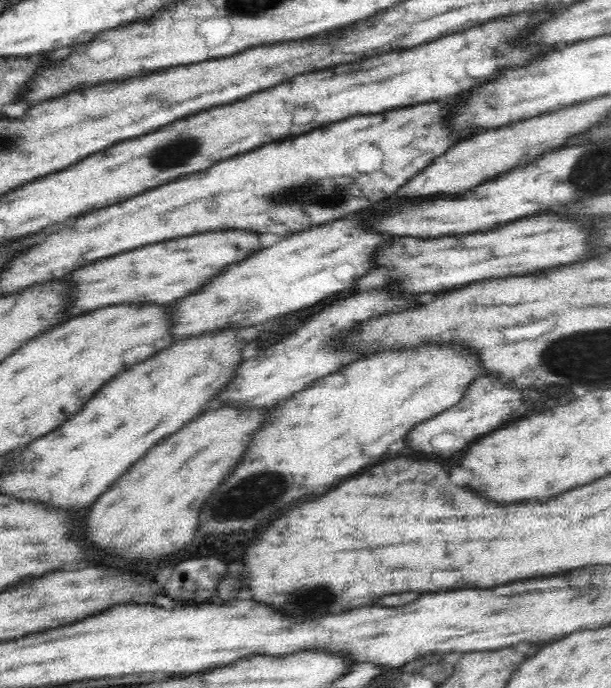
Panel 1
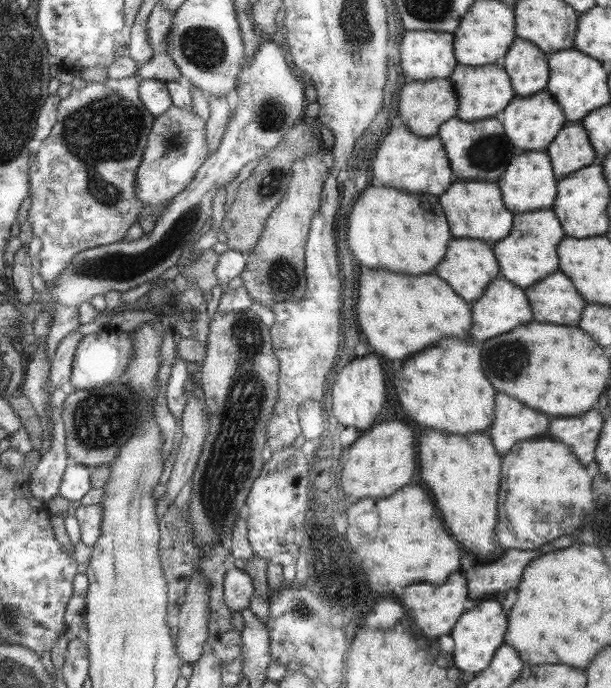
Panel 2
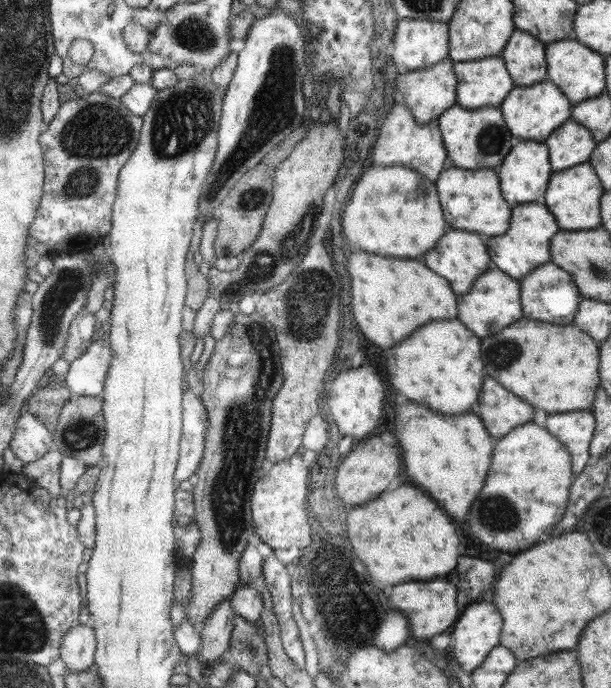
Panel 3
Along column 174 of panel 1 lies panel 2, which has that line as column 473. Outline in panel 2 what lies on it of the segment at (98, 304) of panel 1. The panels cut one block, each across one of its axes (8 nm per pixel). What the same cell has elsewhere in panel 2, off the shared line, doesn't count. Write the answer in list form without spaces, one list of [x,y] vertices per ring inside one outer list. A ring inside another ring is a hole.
[[[451,240],[451,248],[447,248],[447,260],[443,260],[443,264],[439,262],[439,268],[435,268],[437,276],[443,276],[443,280],[447,280],[447,284],[451,284],[451,288],[455,288],[455,292],[459,292],[459,296],[463,296],[463,300],[467,302],[475,302],[486,291],[487,284],[490,284],[499,270],[497,270],[498,261],[495,260],[494,254],[485,242],[481,240]]]

